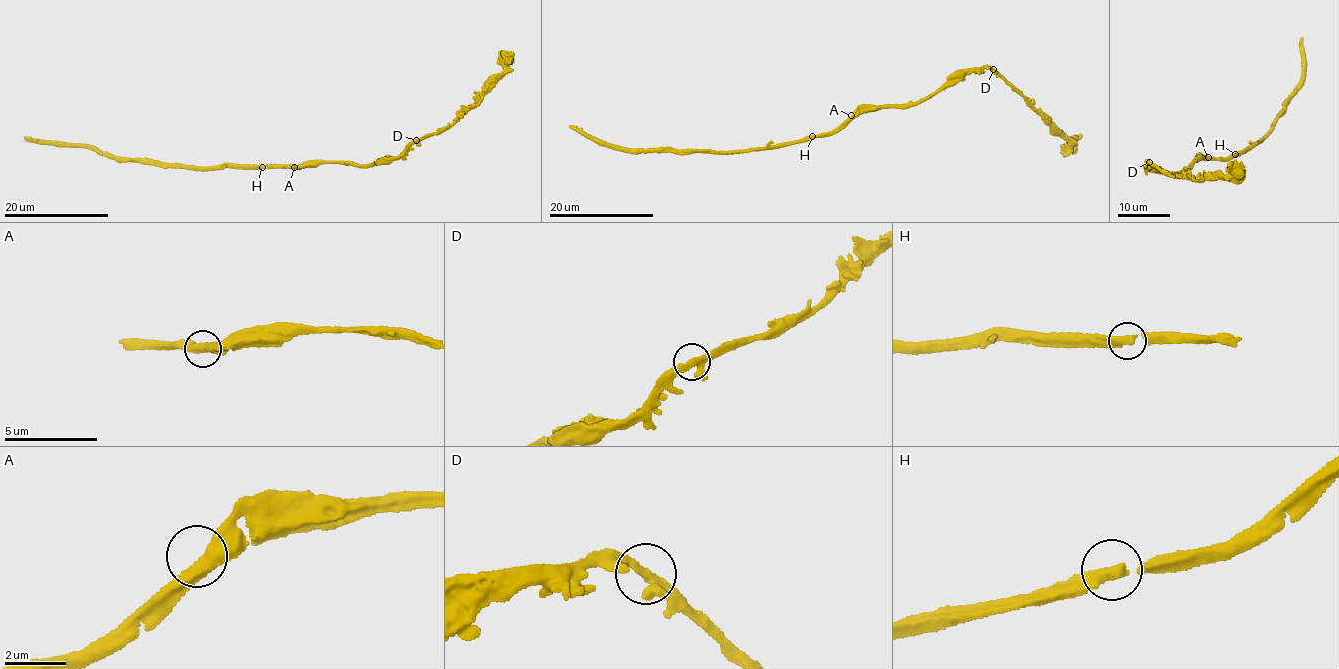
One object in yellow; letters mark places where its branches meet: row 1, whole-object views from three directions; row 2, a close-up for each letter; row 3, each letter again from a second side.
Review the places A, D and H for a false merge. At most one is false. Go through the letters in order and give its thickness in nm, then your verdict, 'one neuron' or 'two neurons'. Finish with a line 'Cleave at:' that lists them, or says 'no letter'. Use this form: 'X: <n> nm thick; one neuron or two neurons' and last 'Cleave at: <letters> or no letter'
A: 480 nm thick; one neuron
D: 280 nm thick; one neuron
H: 360 nm thick; one neuron
Cleave at: no letter

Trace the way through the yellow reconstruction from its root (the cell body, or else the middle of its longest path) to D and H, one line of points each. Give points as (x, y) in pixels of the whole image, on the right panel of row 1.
D: (1210, 157), (1195, 160), (1191, 170), (1179, 174), (1159, 174), (1147, 168), (1145, 163), (1149, 162)
H: (1210, 157), (1227, 160), (1234, 154)

